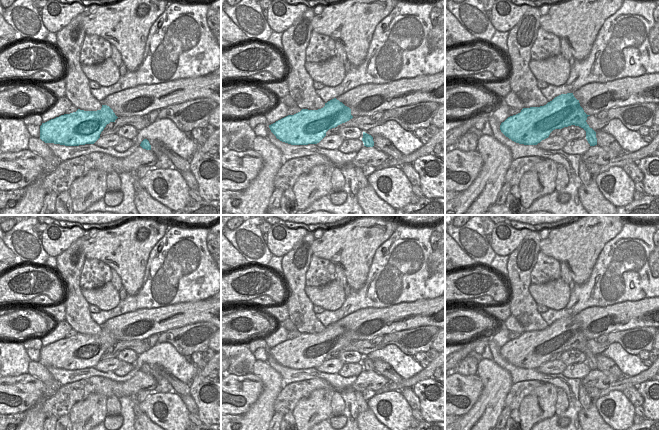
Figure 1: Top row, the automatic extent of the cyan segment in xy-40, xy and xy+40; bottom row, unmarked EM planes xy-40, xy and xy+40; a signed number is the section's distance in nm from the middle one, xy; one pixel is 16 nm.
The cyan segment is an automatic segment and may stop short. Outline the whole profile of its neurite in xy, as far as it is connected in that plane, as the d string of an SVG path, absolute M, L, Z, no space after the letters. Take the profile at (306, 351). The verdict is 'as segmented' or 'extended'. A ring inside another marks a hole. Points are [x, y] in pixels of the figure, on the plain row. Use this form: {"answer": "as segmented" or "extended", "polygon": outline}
{"answer": "as segmented", "polygon": "M334 322L321 333L302 333L269 349L269 352L282 366L291 369L317 368L329 353L352 342L351 333Z"}

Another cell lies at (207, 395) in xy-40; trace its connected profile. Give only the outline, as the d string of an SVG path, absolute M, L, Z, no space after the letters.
M198 369L189 387L201 422L205 425L221 424L221 382L212 382L201 376Z

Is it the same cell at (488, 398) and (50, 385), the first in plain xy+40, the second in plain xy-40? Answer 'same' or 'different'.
different

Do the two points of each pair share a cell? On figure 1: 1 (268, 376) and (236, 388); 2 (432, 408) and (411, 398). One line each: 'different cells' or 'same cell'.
1: different cells
2: different cells

